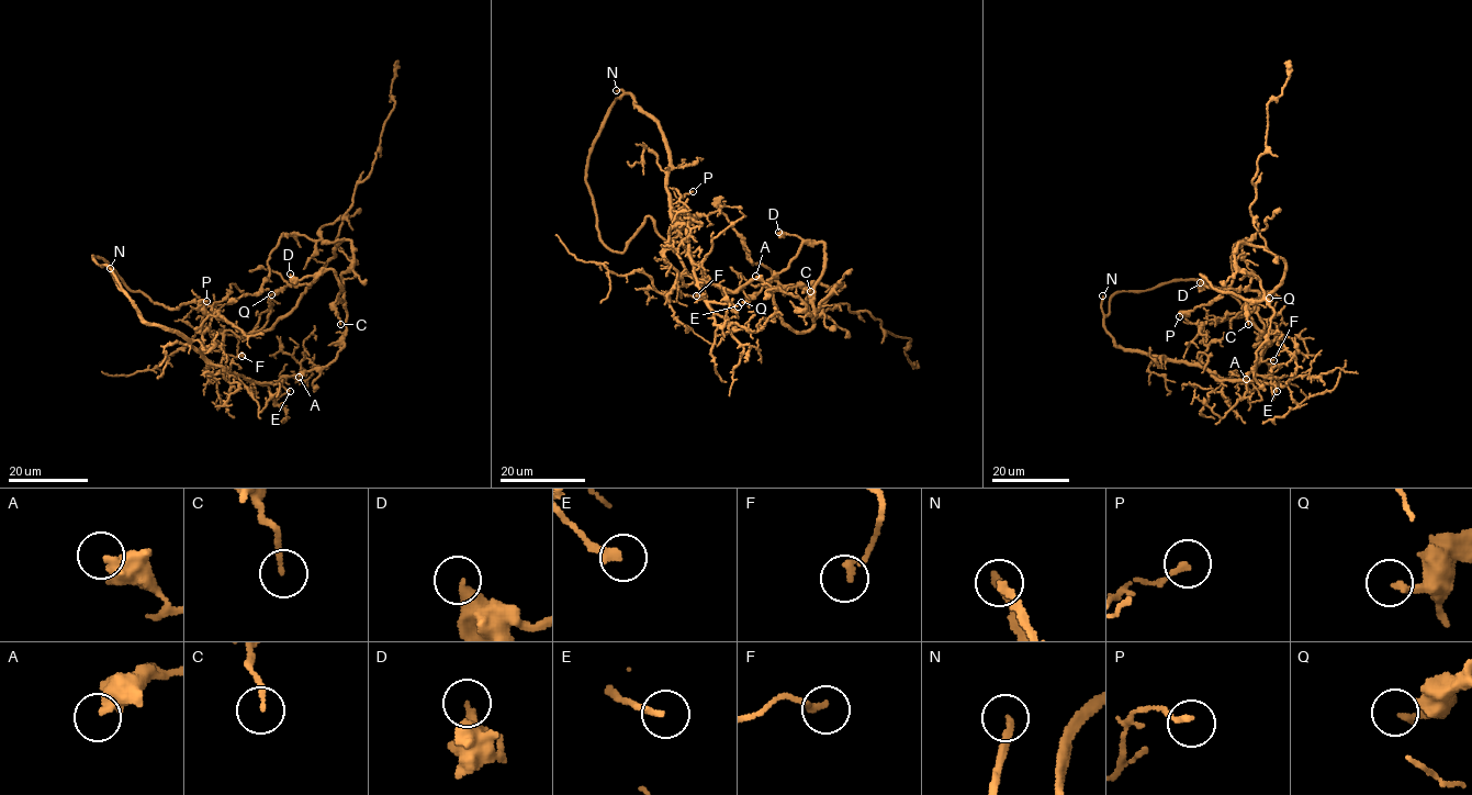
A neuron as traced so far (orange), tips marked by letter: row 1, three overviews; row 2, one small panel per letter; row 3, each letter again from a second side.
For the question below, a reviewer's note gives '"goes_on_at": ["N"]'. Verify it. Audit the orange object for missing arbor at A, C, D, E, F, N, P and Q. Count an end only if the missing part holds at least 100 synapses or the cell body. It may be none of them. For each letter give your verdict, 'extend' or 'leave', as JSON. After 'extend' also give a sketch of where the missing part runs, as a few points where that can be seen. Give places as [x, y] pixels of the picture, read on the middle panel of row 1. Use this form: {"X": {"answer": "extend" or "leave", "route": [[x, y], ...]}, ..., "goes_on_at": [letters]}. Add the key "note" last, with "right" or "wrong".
{"A": {"answer": "leave"}, "C": {"answer": "leave"}, "D": {"answer": "leave"}, "E": {"answer": "leave"}, "F": {"answer": "leave"}, "N": {"answer": "extend"}, "P": {"answer": "leave"}, "Q": {"answer": "leave"}, "goes_on_at": ["N"], "note": "right"}

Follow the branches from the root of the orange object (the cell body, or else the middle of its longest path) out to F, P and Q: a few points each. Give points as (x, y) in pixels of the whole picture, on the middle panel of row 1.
F: (768, 290), (759, 280), (734, 292), (697, 279), (684, 284), (683, 276), (701, 284), (696, 295)
P: (768, 290), (755, 280), (723, 290), (685, 268), (669, 242), (685, 214), (678, 199), (693, 191)
Q: (768, 290), (777, 315), (806, 332), (842, 284), (815, 310), (824, 246), (804, 242), (785, 269), (741, 302)

